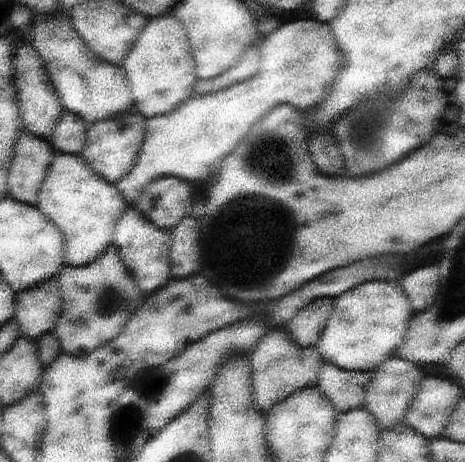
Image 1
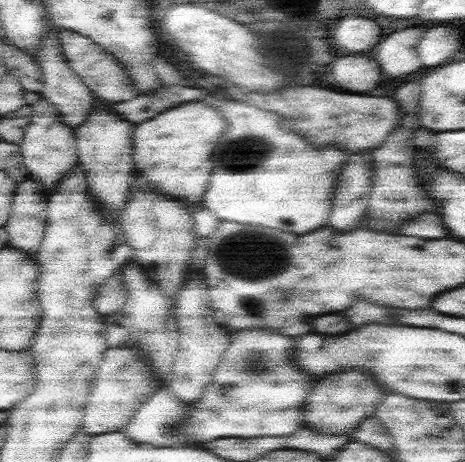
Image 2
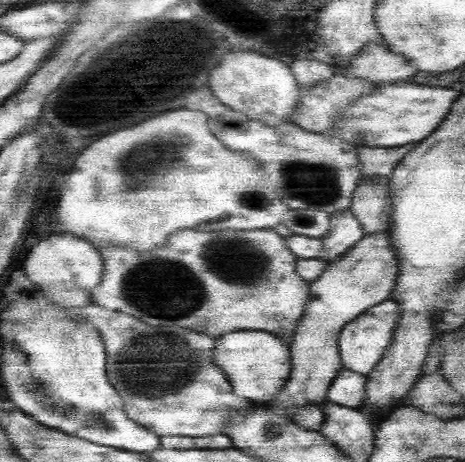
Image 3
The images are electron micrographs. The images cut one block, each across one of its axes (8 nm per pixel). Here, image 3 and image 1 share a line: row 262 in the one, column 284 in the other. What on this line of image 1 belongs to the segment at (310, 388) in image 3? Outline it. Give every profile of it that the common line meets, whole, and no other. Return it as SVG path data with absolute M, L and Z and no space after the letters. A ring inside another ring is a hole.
M271 328L267 330L259 340L255 350L249 356L251 362L251 382L255 384L255 402L261 410L271 410L271 406L277 406L287 396L305 390L309 386L317 386L323 374L323 356L315 348L301 348L297 346L287 330L283 328Z

